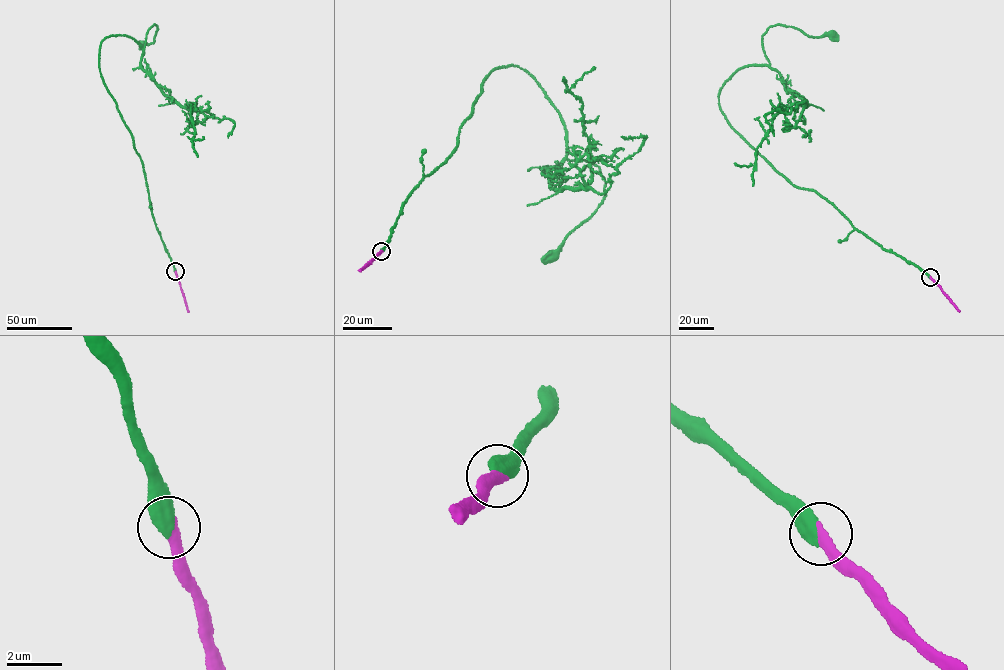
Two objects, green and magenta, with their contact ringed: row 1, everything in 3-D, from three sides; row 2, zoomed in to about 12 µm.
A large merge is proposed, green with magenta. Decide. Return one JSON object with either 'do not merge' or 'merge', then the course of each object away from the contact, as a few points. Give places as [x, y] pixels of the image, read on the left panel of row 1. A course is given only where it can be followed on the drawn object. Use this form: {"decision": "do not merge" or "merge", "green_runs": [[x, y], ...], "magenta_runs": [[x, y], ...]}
{"decision": "merge", "green_runs": [[175, 271], [98, 66], [104, 38], [125, 35], [143, 49], [157, 26], [153, 42], [142, 43]], "magenta_runs": [[175, 271], [188, 312]]}

